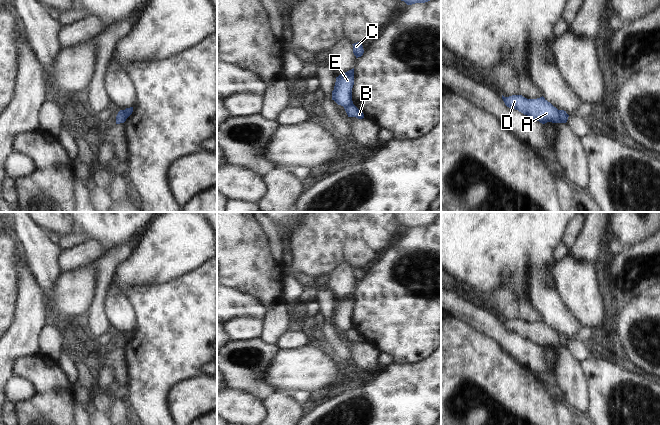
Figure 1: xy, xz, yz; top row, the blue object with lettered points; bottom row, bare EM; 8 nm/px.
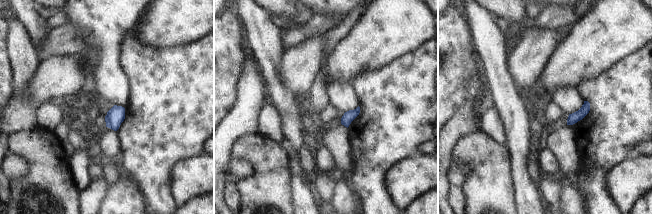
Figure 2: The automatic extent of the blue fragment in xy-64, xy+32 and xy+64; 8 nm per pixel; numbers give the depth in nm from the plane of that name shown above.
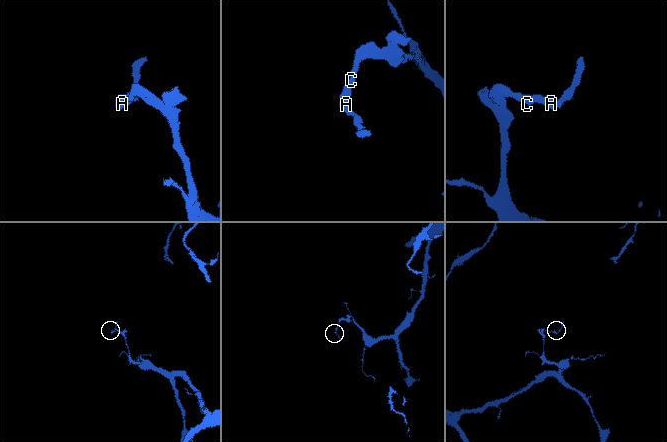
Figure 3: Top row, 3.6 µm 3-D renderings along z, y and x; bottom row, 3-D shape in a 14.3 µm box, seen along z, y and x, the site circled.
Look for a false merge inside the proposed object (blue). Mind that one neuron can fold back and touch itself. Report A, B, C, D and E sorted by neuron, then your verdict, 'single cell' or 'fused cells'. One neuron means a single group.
A C D E / B; fused cells

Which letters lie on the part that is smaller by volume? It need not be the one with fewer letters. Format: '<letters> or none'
B

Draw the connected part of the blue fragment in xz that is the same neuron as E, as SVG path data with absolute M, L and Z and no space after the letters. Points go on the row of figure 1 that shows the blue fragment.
M354 68L336 77L332 100L338 105L346 107L353 104L352 88L354 85Z

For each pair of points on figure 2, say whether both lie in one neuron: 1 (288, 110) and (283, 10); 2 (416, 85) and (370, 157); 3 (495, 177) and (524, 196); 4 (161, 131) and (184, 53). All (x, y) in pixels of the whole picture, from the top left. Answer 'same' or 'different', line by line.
1: different
2: same
3: different
4: same

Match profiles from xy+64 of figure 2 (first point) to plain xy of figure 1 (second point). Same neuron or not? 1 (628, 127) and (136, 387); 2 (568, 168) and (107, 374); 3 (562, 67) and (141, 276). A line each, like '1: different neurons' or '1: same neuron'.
1: same neuron
2: different neurons
3: same neuron

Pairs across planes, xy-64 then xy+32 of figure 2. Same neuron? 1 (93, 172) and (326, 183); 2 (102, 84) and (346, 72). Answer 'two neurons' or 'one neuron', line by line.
1: one neuron
2: two neurons

